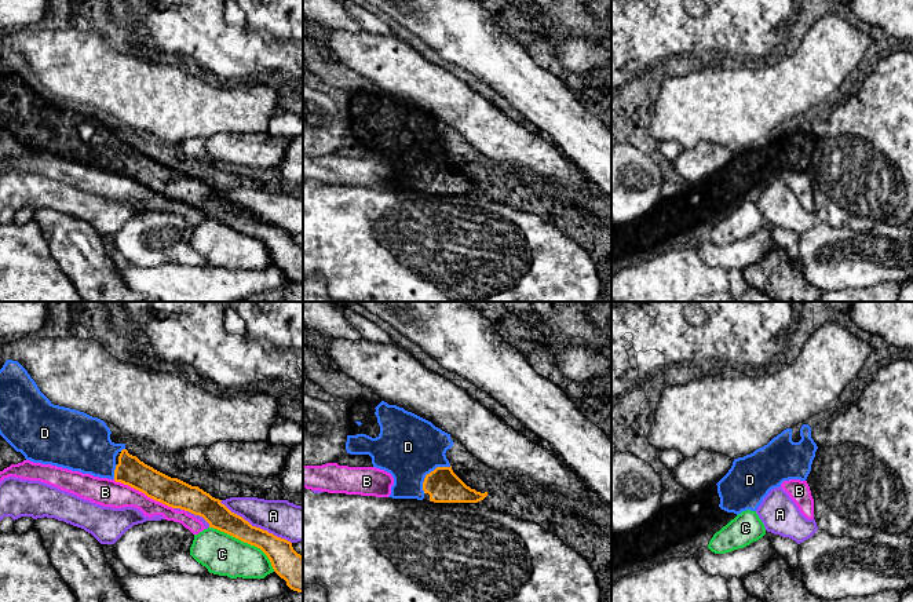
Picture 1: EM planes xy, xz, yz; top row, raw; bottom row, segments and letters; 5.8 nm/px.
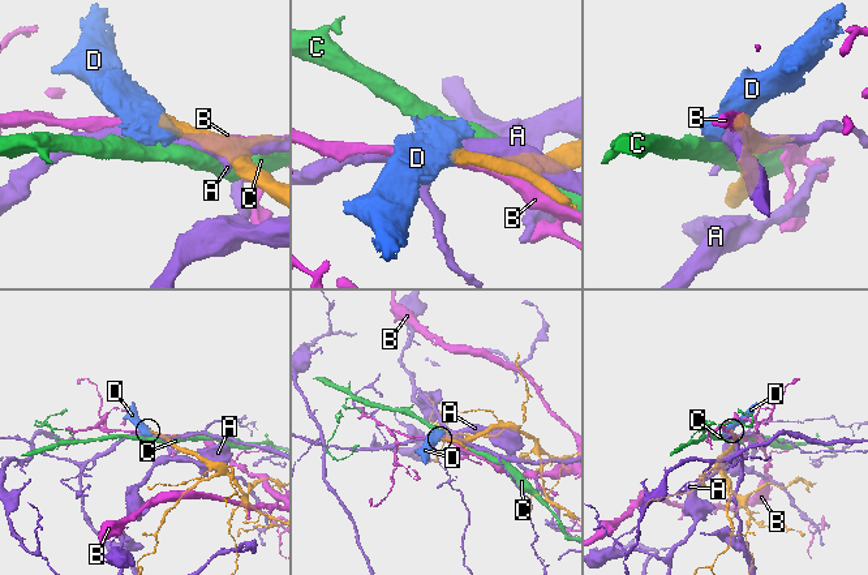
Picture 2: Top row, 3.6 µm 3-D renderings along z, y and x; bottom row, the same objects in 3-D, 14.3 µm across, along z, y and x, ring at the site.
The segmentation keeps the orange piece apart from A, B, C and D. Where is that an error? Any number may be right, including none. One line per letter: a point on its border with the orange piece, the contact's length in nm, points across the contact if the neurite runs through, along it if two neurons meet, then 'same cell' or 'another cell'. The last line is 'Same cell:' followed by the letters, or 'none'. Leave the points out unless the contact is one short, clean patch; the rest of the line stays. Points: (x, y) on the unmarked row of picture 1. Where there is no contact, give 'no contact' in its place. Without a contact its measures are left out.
A: meets orange in xy at (255, 218); contact 480 nm long; another cell
B: meets orange in xy at (143, 183); contact 400 nm long; another cell
C: meets orange in xy at (245, 233); contact 460 nm long; another cell
D: meets orange in xz at (431, 163); contact 220 nm long; runs through xz (442, 177), (431, 163), (408, 138); same cell
Same cell: D

